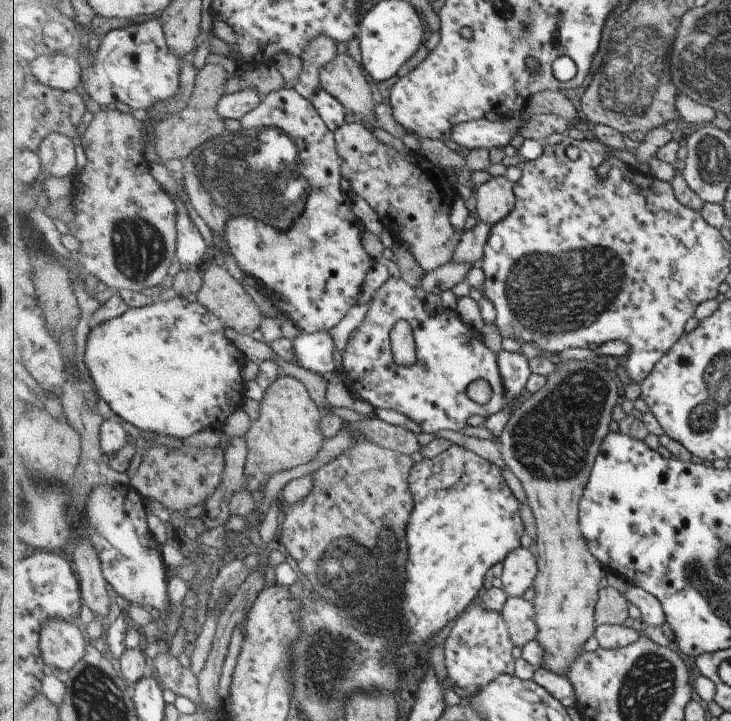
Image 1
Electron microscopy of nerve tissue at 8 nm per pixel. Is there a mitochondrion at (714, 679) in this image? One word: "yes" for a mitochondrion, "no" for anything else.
no

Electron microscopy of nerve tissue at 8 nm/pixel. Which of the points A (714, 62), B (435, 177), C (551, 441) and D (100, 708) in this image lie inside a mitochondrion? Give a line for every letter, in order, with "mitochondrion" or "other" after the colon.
A: mitochondrion
B: other
C: mitochondrion
D: mitochondrion

